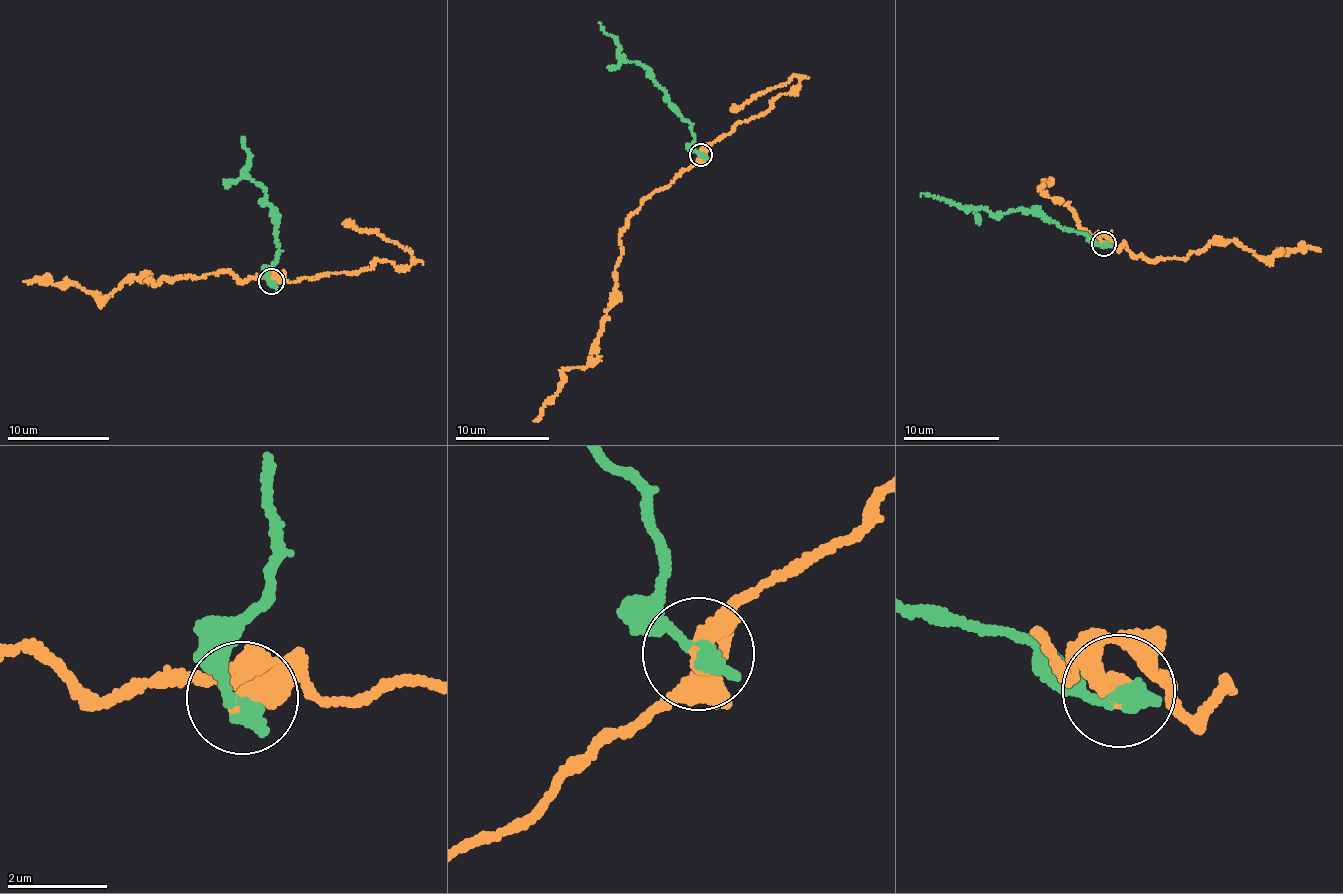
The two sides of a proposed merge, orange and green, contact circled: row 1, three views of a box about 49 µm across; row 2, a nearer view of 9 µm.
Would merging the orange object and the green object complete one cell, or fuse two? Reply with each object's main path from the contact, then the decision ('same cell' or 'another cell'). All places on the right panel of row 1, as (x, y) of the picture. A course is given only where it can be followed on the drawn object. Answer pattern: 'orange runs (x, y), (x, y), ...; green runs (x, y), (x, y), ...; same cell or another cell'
orange runs (1104, 244), (1158, 260), (1232, 240), (1258, 256), (1319, 251); green runs (1104, 244), (1095, 243), (1089, 235), (1019, 209), (992, 213), (931, 195), (920, 196); another cell

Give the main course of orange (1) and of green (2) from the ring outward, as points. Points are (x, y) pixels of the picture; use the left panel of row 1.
1: (270, 282), (227, 272), (160, 278), (156, 286), (146, 274), (100, 299), (68, 281), (23, 281)
2: (270, 282), (268, 276), (280, 250), (275, 235), (275, 210), (245, 169), (251, 159), (241, 139)

